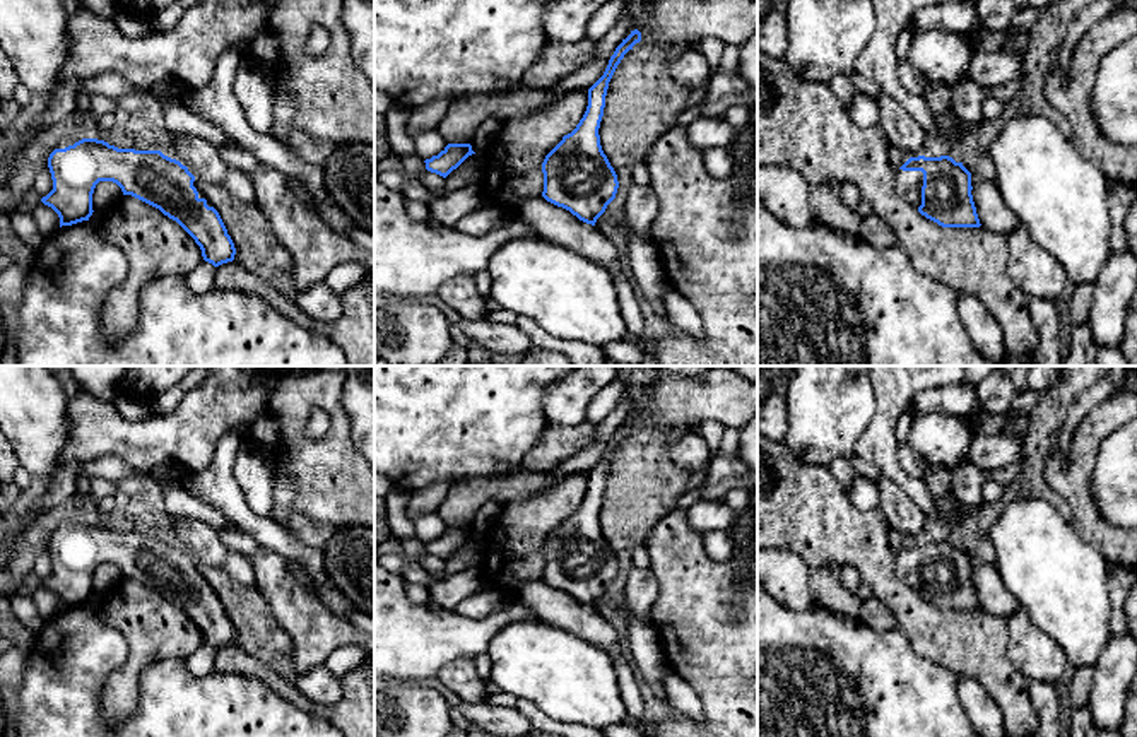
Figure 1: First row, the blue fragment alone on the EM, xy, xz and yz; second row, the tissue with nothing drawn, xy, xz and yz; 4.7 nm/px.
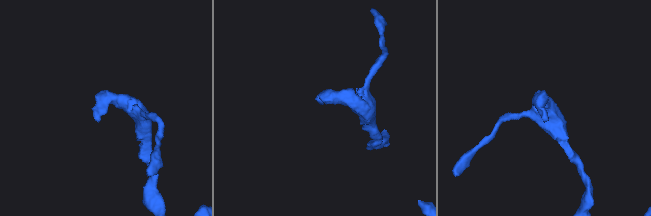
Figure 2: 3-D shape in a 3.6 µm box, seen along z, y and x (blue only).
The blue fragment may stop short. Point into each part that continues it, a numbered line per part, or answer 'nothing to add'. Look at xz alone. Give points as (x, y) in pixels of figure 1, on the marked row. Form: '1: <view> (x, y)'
nothing to add

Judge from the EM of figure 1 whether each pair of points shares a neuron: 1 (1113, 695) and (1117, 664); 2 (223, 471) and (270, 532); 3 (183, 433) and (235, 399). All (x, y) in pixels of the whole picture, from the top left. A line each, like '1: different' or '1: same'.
1: same
2: same
3: same

